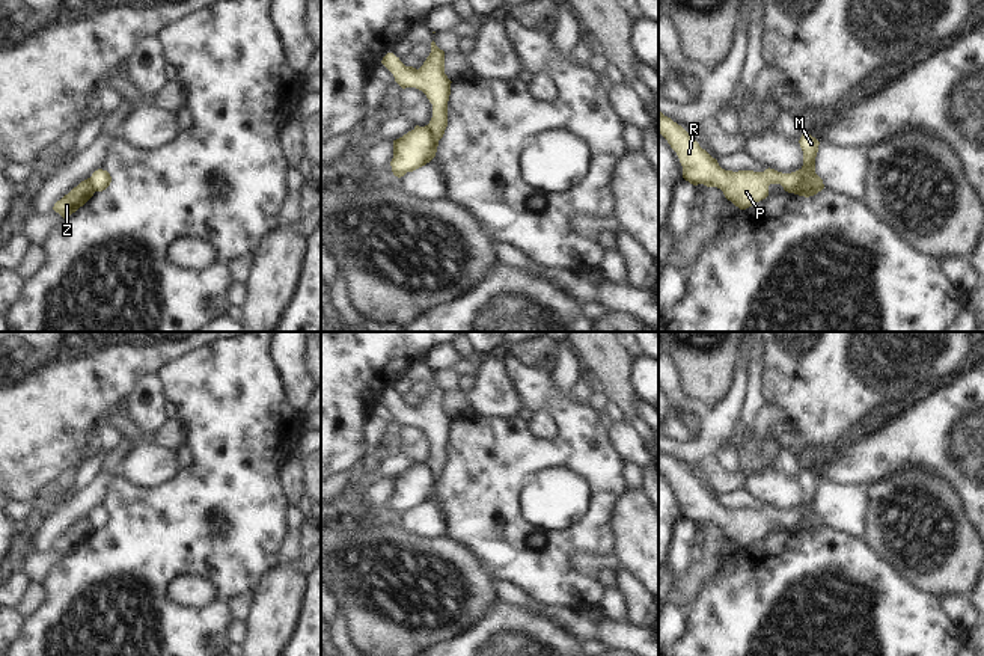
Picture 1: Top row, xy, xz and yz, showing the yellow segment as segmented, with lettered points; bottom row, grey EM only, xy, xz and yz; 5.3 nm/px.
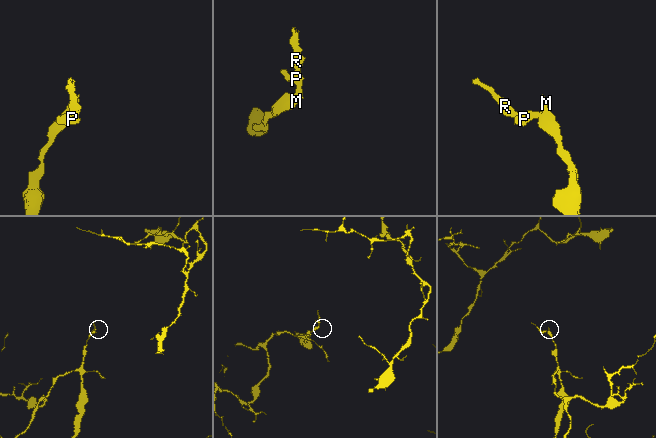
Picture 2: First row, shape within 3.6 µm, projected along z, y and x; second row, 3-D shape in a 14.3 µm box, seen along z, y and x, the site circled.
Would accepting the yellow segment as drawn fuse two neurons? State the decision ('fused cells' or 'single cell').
fused cells

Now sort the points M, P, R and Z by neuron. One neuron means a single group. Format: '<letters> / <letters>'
M Z / P R

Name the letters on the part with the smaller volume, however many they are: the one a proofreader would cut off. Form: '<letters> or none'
P, R

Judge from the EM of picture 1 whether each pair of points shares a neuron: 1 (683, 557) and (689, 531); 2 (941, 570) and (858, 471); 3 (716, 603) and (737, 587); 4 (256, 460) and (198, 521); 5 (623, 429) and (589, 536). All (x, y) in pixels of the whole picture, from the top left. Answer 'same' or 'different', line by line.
1: same
2: different
3: same
4: same
5: different

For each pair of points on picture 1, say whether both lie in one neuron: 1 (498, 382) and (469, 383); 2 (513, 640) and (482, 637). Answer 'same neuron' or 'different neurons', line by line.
1: different neurons
2: same neuron

